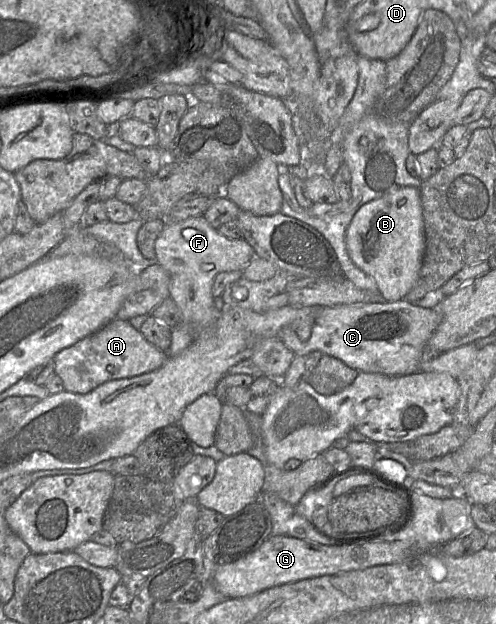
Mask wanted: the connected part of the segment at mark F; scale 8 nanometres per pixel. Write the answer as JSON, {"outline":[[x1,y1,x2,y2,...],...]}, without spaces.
{"outline":[[203,216,165,223,155,241,155,262,169,273,170,297,181,311,181,322,194,331,194,338,219,316,212,295,215,277,222,272,244,271,255,257,253,247,245,239,224,237]]}

